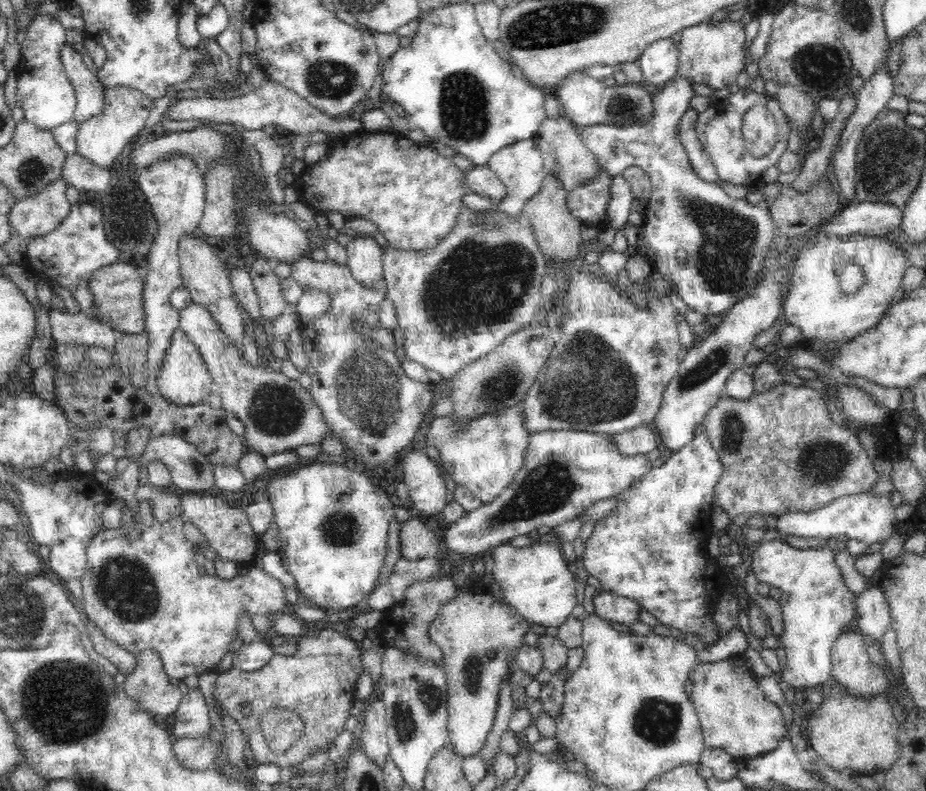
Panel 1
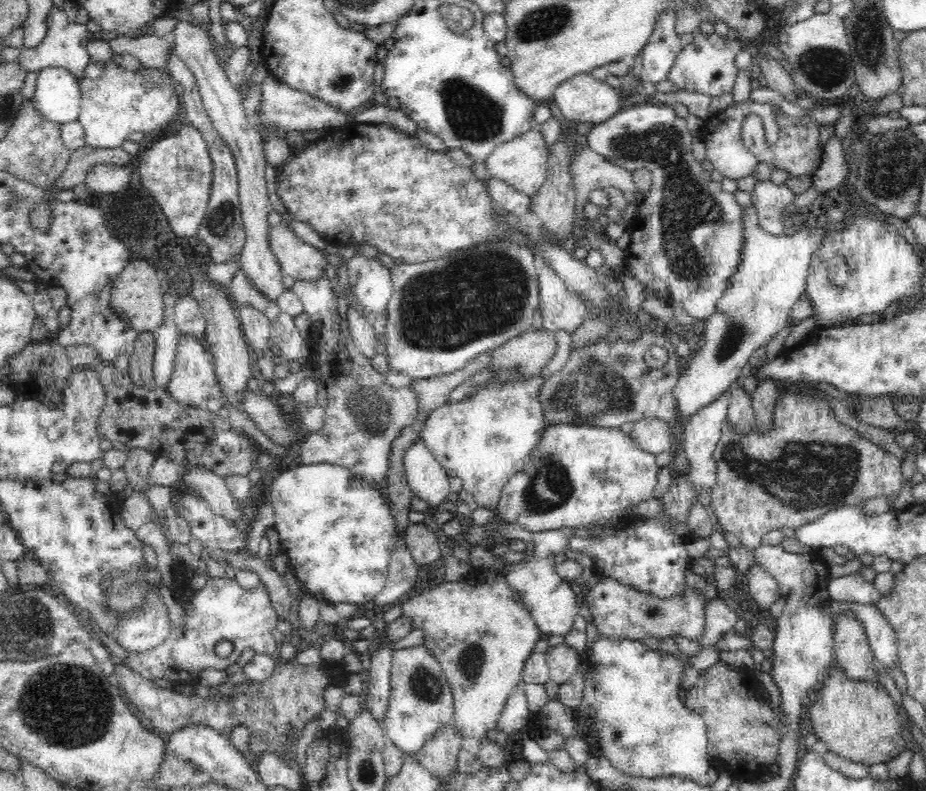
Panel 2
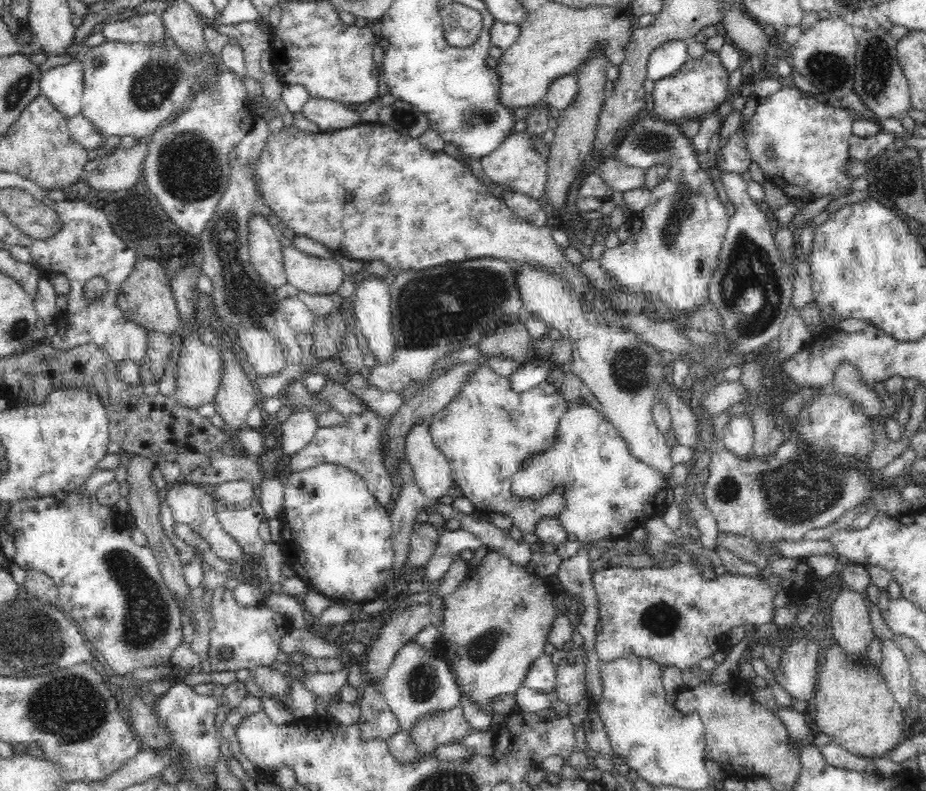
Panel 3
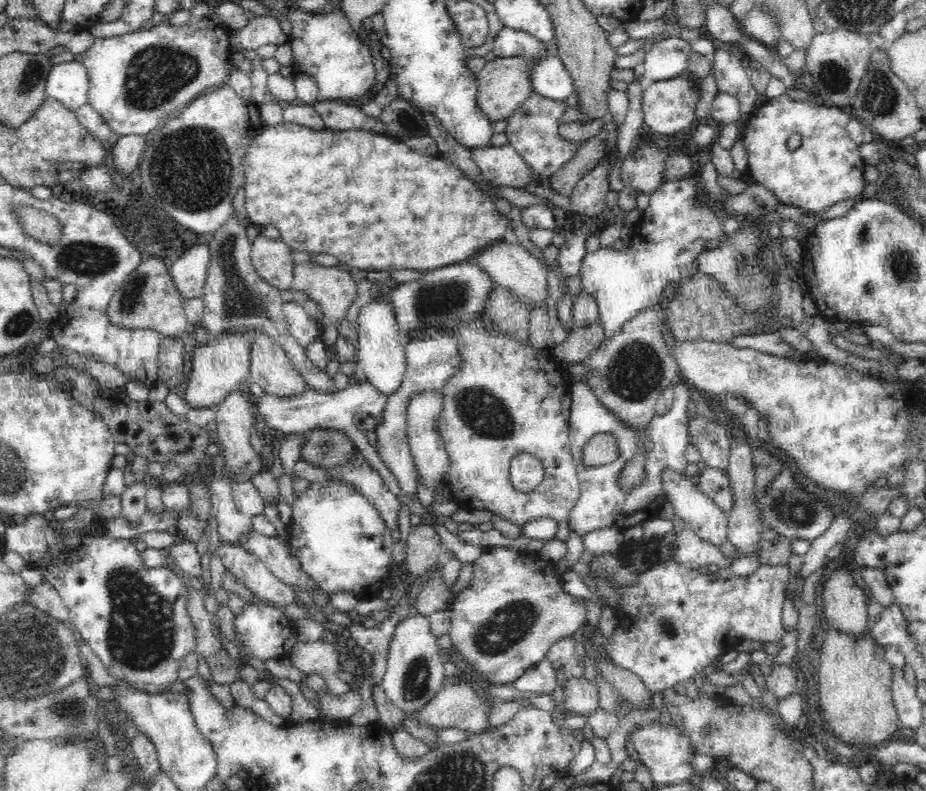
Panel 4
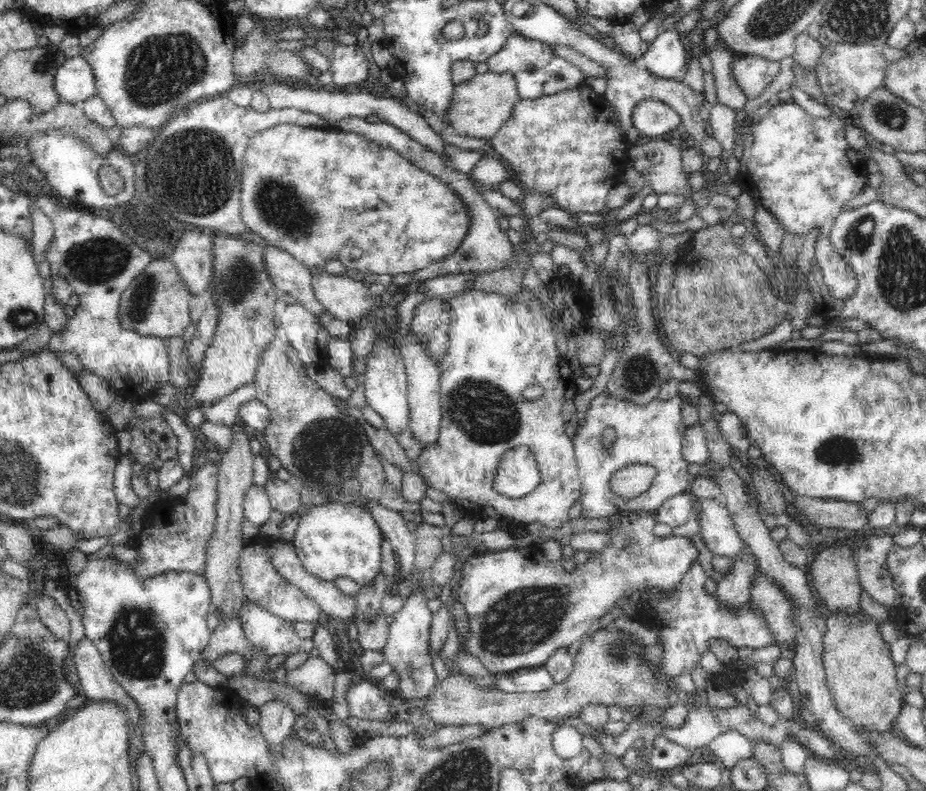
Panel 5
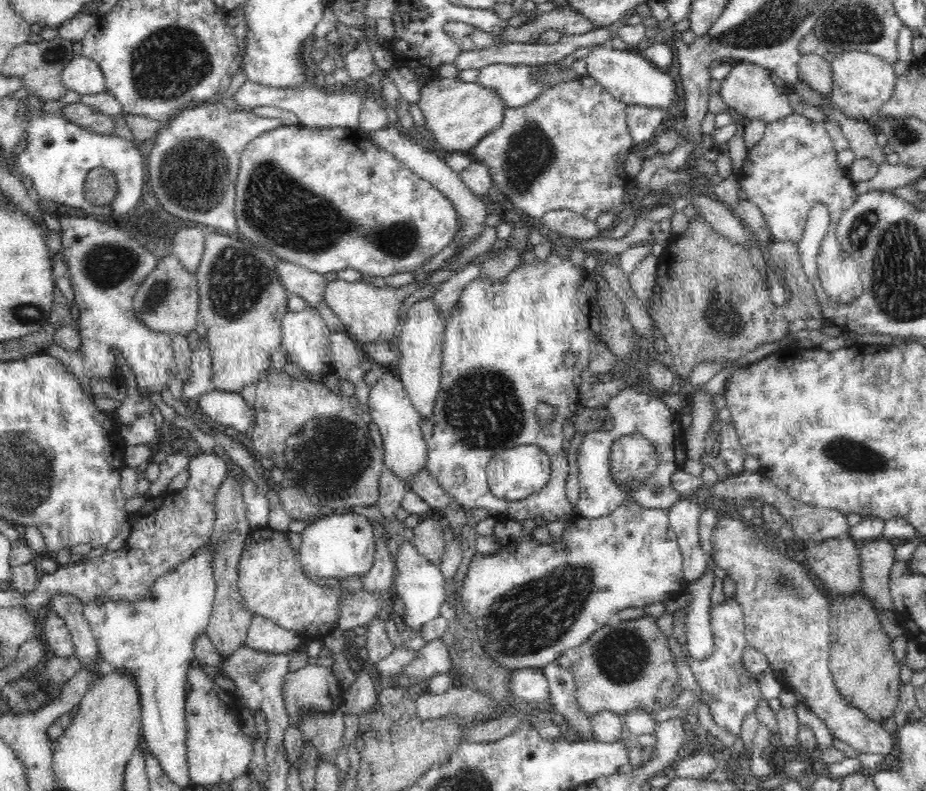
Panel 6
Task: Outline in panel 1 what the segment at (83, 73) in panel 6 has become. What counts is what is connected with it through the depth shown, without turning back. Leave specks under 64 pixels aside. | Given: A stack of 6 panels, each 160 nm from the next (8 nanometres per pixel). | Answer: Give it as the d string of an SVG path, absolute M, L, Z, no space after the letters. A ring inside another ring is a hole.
M53 14L36 15L32 22L25 32L25 39L21 43L22 66L17 68L17 104L23 109L27 121L34 123L39 129L52 130L62 126L62 124L74 121L74 110L77 104L74 87L67 77L61 61L61 46L66 44L67 30L60 22L56 21Z

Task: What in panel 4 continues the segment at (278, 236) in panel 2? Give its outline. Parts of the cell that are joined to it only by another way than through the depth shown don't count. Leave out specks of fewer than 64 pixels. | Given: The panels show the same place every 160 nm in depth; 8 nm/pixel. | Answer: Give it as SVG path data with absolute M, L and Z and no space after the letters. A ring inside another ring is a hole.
M294 262L294 280L292 280L292 290L294 292L307 293L312 302L316 302L324 314L322 317L326 318L324 324L326 326L319 326L321 330L320 340L324 343L326 348L332 347L340 338L338 335L338 322L342 320L346 314L346 310L350 308L352 300L358 294L356 288L357 282L350 275L348 271L340 269L338 266L325 267L316 263L297 263Z

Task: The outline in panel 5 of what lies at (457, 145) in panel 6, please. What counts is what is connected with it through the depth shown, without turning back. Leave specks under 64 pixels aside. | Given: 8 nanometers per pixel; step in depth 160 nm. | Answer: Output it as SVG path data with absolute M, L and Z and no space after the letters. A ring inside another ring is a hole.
M511 72L476 73L471 79L456 84L452 104L443 117L444 124L452 126L454 132L458 132L460 136L490 139L497 134L501 126L504 126L519 100L517 82Z

